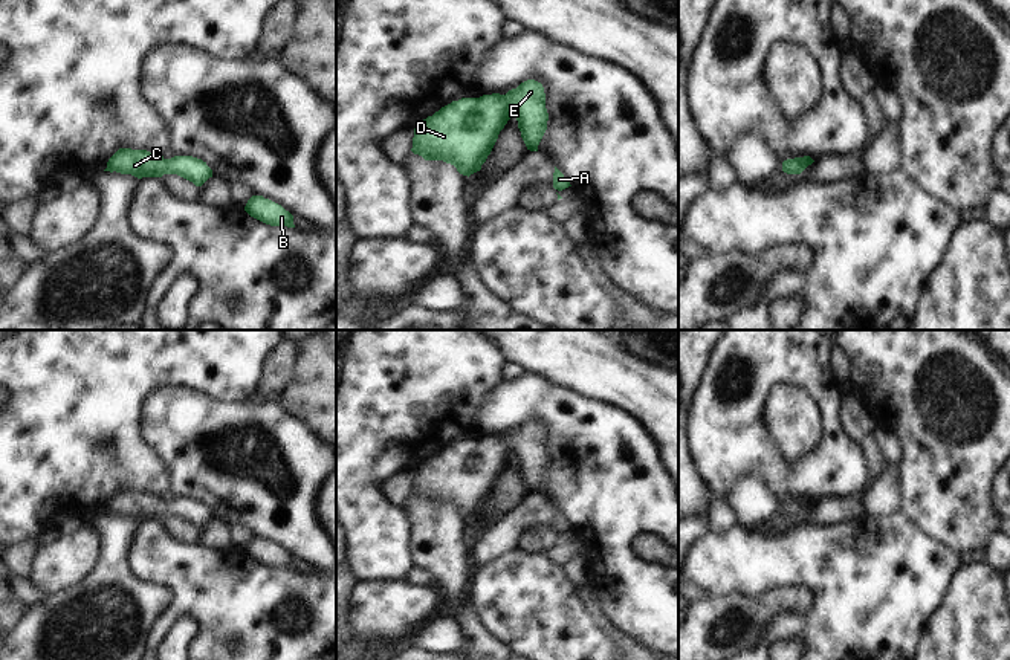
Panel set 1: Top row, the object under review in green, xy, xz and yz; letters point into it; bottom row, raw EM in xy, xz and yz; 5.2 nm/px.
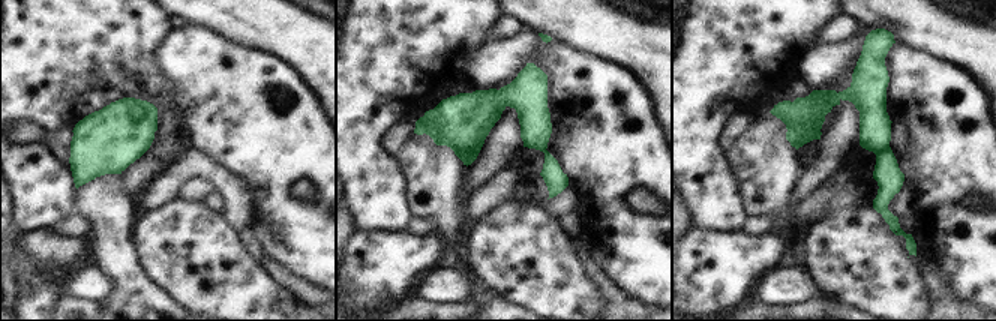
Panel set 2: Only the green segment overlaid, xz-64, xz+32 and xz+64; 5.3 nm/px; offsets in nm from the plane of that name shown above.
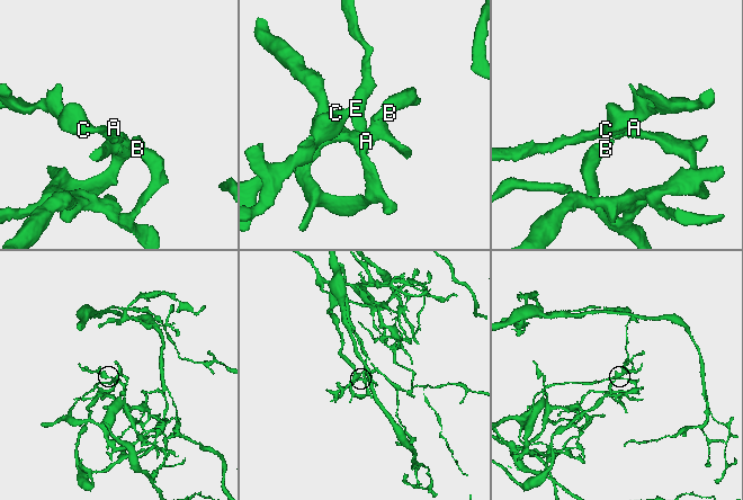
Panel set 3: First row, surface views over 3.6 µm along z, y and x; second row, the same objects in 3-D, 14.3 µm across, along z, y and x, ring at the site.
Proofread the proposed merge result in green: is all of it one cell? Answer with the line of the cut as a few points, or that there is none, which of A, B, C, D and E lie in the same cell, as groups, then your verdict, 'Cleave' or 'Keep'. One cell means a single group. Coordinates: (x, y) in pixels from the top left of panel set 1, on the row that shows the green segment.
No split. Groups: A B C D E. Keep.

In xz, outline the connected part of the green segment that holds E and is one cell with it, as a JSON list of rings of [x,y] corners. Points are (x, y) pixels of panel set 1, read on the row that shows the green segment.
[[[535,79],[506,95],[461,98],[442,107],[414,128],[411,151],[425,160],[451,163],[469,177],[481,170],[512,115],[527,150],[538,151],[549,113],[544,87]]]

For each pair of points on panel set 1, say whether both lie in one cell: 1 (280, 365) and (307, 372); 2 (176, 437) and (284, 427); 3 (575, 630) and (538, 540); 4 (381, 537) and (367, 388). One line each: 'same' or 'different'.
1: different
2: same
3: different
4: same

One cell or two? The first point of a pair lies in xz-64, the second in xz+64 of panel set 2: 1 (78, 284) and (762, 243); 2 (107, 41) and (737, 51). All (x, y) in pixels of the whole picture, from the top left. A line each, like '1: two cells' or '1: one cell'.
1: two cells
2: one cell

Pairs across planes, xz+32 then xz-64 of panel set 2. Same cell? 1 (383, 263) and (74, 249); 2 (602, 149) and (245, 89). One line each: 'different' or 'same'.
1: same
2: same

